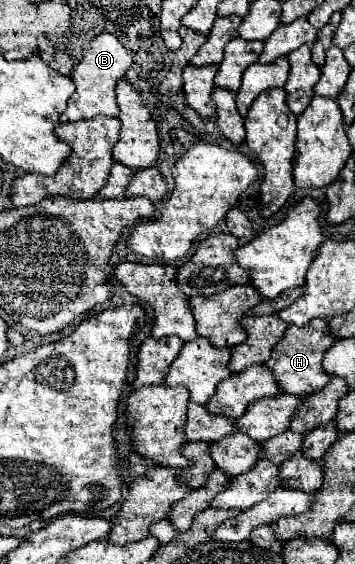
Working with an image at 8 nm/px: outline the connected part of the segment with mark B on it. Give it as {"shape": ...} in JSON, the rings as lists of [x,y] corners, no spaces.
{"shape":[[[98,34],[94,40],[84,42],[82,56],[78,64],[72,68],[72,82],[76,86],[76,92],[72,98],[68,98],[68,108],[60,116],[60,122],[76,122],[94,118],[98,114],[102,116],[118,116],[118,104],[114,98],[114,86],[120,78],[124,78],[126,70],[132,66],[132,54],[118,42],[112,34]]]}

